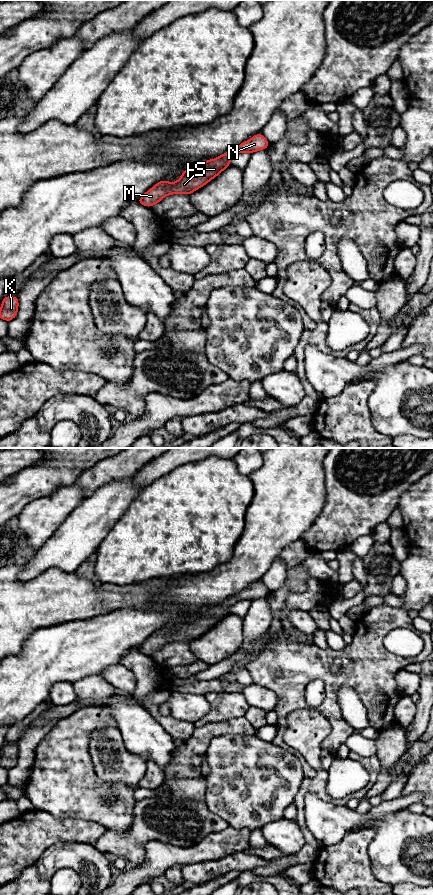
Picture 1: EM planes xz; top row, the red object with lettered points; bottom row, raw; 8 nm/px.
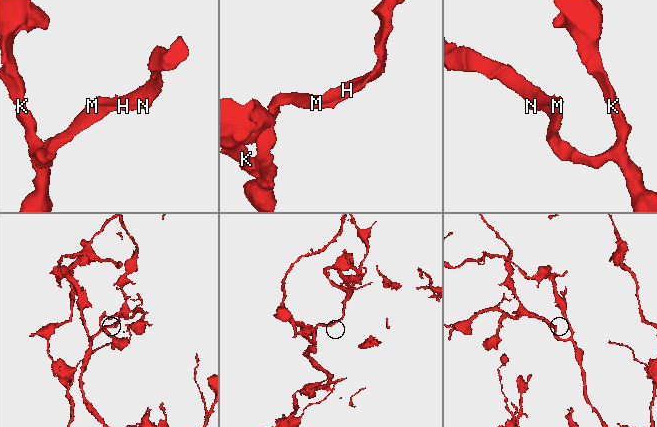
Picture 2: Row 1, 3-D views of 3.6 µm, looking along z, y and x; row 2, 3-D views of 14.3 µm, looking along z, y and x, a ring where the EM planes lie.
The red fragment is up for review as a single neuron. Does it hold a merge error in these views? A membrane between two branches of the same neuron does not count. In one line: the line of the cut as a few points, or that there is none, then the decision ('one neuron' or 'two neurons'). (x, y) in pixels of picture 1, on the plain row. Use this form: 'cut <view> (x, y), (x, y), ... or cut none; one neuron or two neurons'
cut none; one neuron

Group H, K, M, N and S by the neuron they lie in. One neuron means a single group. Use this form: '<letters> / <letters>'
H K M N S

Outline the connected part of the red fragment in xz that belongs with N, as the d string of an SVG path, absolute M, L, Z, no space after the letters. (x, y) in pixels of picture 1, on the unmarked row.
M260 580L215 607L204 609L199 615L183 618L182 624L176 630L159 629L146 639L137 650L150 656L168 643L190 643L231 614L230 609L234 602L254 601L267 597L269 593L270 591Z

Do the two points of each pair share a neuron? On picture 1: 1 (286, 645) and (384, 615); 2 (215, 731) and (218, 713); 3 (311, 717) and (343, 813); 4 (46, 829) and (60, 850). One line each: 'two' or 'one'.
1: one
2: two
3: two
4: two

